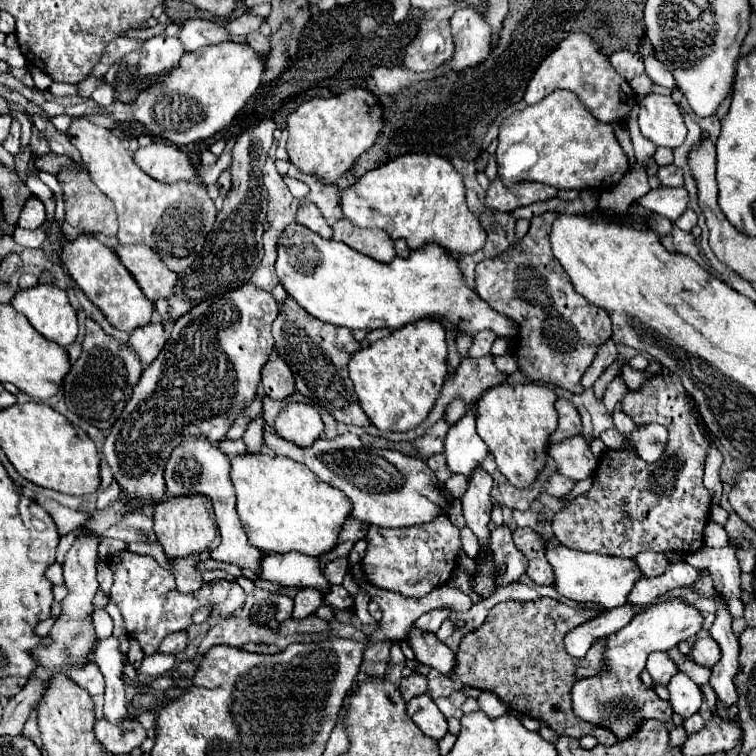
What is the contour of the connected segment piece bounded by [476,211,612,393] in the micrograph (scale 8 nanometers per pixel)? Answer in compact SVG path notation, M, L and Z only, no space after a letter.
M548 211L532 219L524 239L506 253L486 259L476 267L476 293L498 313L518 323L516 359L520 371L534 379L582 393L580 379L590 367L598 347L610 339L612 323L606 311L592 307L578 295L550 249L550 229L556 213Z

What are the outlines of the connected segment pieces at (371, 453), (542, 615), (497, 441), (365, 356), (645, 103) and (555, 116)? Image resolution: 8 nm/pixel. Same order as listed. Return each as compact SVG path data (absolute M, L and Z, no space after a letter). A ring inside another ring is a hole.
M264 431L264 443L276 451L276 455L304 463L324 483L344 491L354 503L352 517L368 521L378 527L406 527L434 521L442 511L448 513L454 497L446 491L434 471L424 459L402 455L392 449L366 449L358 435L346 433L334 439L316 439L310 447L298 447L280 439L276 433Z
M550 597L526 603L526 611L522 611L522 603L518 601L498 603L494 609L490 609L486 623L462 639L456 653L456 669L452 679L462 685L498 695L512 711L544 721L556 733L570 737L594 735L598 743L614 745L618 741L616 735L608 729L578 719L572 711L570 699L574 681L597 675L605 669L603 654L606 638L596 641L582 659L568 655L562 643L570 629L586 623L594 615L594 609L576 611L570 605Z
M502 383L484 391L476 403L478 435L494 455L500 473L518 489L528 487L544 467L546 443L558 423L558 413L554 409L556 399L554 389L544 385Z
M422 319L356 351L348 361L362 411L380 431L408 431L422 423L446 379L446 331L440 321Z
M652 93L640 101L638 125L644 137L658 147L676 149L684 143L686 125L678 105L668 95Z
M564 89L550 93L536 105L530 105L522 111L512 113L504 121L504 125L500 127L500 135L498 135L496 161L498 161L498 177L502 179L502 183L506 187L510 187L518 181L540 181L540 183L548 183L556 189L576 189L576 191L610 189L612 183L618 183L630 167L626 153L622 151L620 143L616 141L614 129L610 125L594 119L592 111L586 105L582 105L574 93L564 91Z

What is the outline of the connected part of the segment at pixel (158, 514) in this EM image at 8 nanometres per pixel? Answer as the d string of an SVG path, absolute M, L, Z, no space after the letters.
M178 495L154 507L154 533L162 545L166 557L186 557L192 553L212 551L220 543L216 519L212 513L212 503L206 495Z

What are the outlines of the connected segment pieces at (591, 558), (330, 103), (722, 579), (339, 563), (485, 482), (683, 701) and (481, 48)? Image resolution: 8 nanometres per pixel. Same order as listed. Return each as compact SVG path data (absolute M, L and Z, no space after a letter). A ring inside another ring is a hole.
M556 539L546 541L546 559L554 569L554 589L570 601L596 603L604 609L620 607L628 601L628 593L640 577L640 569L632 559L620 559L600 553L580 553L560 545Z
M352 89L342 95L326 97L326 99L310 99L302 103L290 117L288 117L288 143L286 151L290 161L302 171L316 175L324 183L336 183L362 155L366 149L370 149L382 131L382 107L380 101L366 89Z
M730 543L726 549L700 549L686 555L686 561L696 569L708 569L716 591L726 599L728 611L734 619L742 617L744 603L740 599L740 567L736 547Z
M346 557L336 559L336 561L332 561L330 565L326 565L324 577L326 577L332 585L342 585L342 579L344 579L348 567L350 567L350 565L348 565L348 559L346 559Z
M478 467L468 481L468 489L462 495L462 507L464 507L464 519L466 525L472 529L472 533L478 537L480 545L482 545L482 553L480 557L484 557L486 553L486 545L488 545L488 521L490 521L490 511L492 511L492 501L490 501L490 491L492 491L492 477Z
M686 673L674 675L668 683L668 691L670 691L670 699L668 699L670 707L682 719L692 717L702 705L702 691Z
M458 9L450 23L452 35L456 37L456 49L454 57L446 63L446 69L462 71L482 63L482 59L486 59L486 55L490 55L496 45L492 39L492 27L486 17L474 9Z

